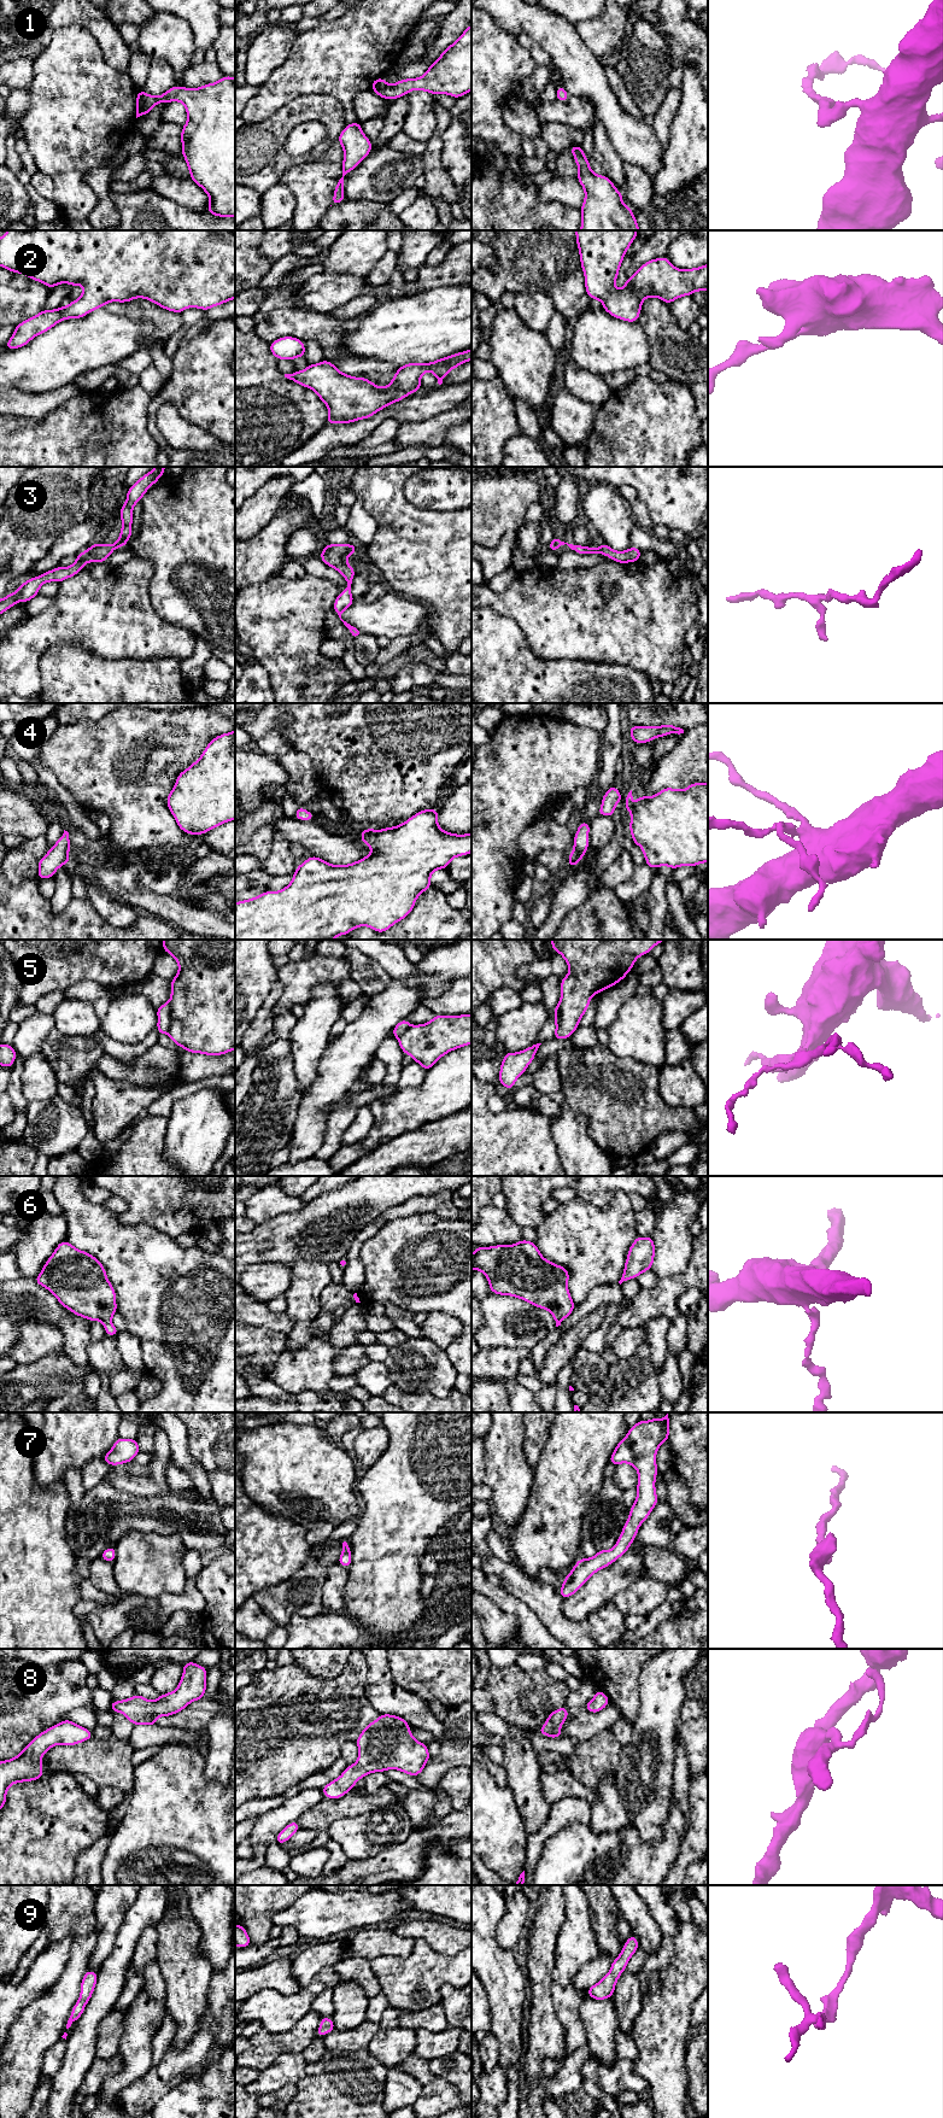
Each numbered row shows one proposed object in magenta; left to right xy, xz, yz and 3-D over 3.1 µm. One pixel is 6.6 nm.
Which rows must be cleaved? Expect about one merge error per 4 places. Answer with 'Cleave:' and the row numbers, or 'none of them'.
Cleave: 5

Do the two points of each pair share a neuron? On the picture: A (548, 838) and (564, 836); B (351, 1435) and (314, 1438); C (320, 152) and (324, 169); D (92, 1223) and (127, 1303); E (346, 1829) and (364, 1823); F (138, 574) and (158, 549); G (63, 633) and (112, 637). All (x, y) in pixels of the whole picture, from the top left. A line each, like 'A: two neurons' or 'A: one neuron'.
A: one neuron
B: two neurons
C: two neurons
D: one neuron
E: one neuron
F: two neurons
G: one neuron

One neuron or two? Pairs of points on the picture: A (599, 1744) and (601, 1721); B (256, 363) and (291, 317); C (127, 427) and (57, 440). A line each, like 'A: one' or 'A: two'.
A: two
B: two
C: one

